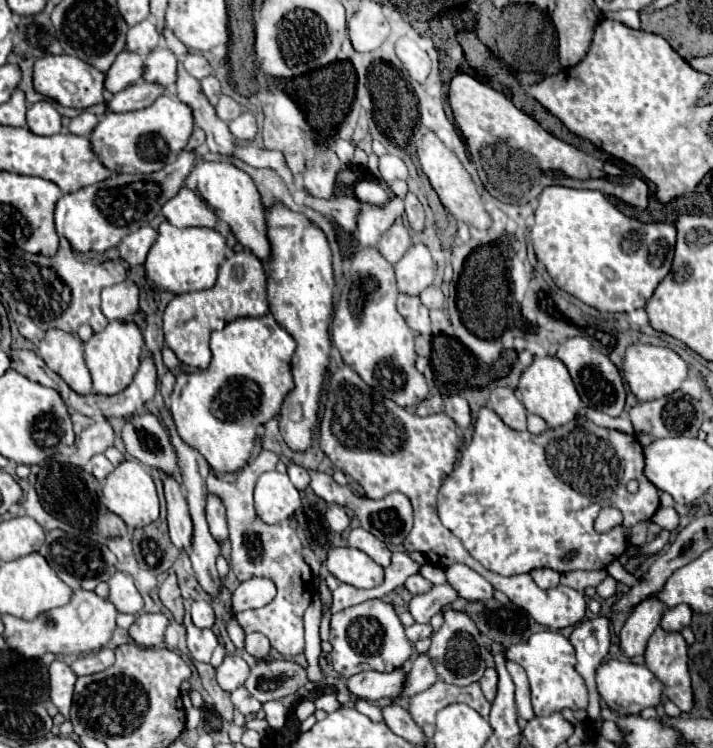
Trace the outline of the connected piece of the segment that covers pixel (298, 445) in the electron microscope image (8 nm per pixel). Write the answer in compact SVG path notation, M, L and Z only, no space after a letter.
M278 206L278 210L268 210L268 238L272 244L272 256L268 262L270 268L270 280L268 280L268 304L270 304L270 312L274 314L276 322L288 330L292 334L292 338L296 340L298 348L292 356L292 374L294 374L294 384L296 388L286 396L282 410L280 410L280 432L284 442L288 444L290 450L294 452L306 452L312 444L312 430L318 422L318 402L320 402L320 392L322 392L322 384L324 384L324 376L330 364L330 338L328 338L328 322L331 321L333 309L332 298L334 294L334 274L332 270L332 254L330 254L330 246L326 236L322 234L322 230L318 230L316 226L310 226L310 222L306 222L306 218L302 218L302 214L294 214L292 210L282 210L282 206Z

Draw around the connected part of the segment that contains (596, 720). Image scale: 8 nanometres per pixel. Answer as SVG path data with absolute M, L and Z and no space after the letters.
M594 616L588 620L582 620L574 626L572 634L568 636L570 644L576 650L576 670L584 678L590 704L588 704L588 718L596 730L602 726L600 718L600 694L596 690L596 668L602 664L602 660L608 654L610 648L610 630L608 630L608 618L606 616Z

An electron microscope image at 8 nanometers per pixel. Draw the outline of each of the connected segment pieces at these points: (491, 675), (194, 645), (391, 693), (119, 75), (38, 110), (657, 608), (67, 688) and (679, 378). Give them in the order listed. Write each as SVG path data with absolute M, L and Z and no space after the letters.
M486 668L484 676L480 678L480 686L482 686L482 692L484 692L488 702L492 702L496 698L496 684L498 684L496 670L494 668Z
M188 624L186 630L188 630L188 636L186 636L188 650L190 650L192 658L198 660L198 662L210 662L210 656L214 652L214 648L218 646L216 634L212 630L208 630L208 628L200 630L194 624Z
M394 670L390 674L382 672L360 672L348 678L348 690L354 698L362 698L368 702L380 698L396 698L402 692L402 682L406 680L404 670Z
M124 50L122 54L118 54L112 68L106 72L104 88L116 94L126 86L138 84L142 80L142 70L144 70L144 60L138 54L130 54L128 50Z
M48 100L32 104L26 112L26 120L28 120L28 128L38 136L52 136L58 134L62 128L60 114Z
M646 598L640 602L628 616L622 632L620 632L620 652L626 658L642 656L646 652L648 638L660 624L664 614L664 604L656 598Z
M54 660L50 664L50 700L54 702L58 712L64 714L66 718L72 704L74 682L76 682L76 674L70 670L66 662Z
M632 344L626 350L624 356L624 378L630 386L630 392L636 396L640 402L656 400L666 394L672 394L680 388L688 374L686 362L672 350L660 348L660 346L650 346L650 344Z

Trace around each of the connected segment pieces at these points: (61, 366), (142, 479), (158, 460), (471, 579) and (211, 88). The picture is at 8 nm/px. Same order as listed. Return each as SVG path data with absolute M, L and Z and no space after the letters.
M48 330L38 346L38 356L78 394L92 394L90 370L84 362L82 340L62 330Z
M124 460L114 472L108 474L108 478L104 480L102 502L110 512L120 516L126 522L126 526L130 526L130 528L148 526L150 522L158 520L158 512L160 512L158 494L156 494L156 486L152 482L152 476L142 468L142 464L132 462L132 460Z
M142 412L142 416L132 416L122 430L122 440L128 454L138 458L142 464L178 476L174 448L166 428L154 414Z
M454 564L446 568L448 582L458 594L466 600L490 600L494 598L494 586L482 578L476 570L464 566L464 564Z
M206 76L206 78L202 78L200 80L200 84L202 84L202 90L204 90L204 94L206 94L206 98L210 98L212 100L212 104L216 106L218 104L218 98L220 98L220 82L218 82L218 78L216 76Z

